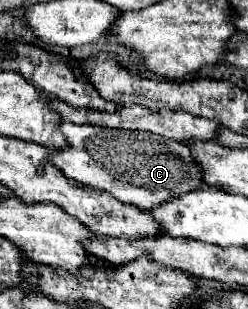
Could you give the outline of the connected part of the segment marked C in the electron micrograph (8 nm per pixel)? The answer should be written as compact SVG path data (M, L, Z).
M62 121L58 127L62 129L68 147L54 151L50 155L50 163L62 169L66 177L82 185L104 189L122 203L148 209L172 195L192 191L202 183L200 169L192 163L188 147L180 141L158 137L154 133L76 125L68 121Z

